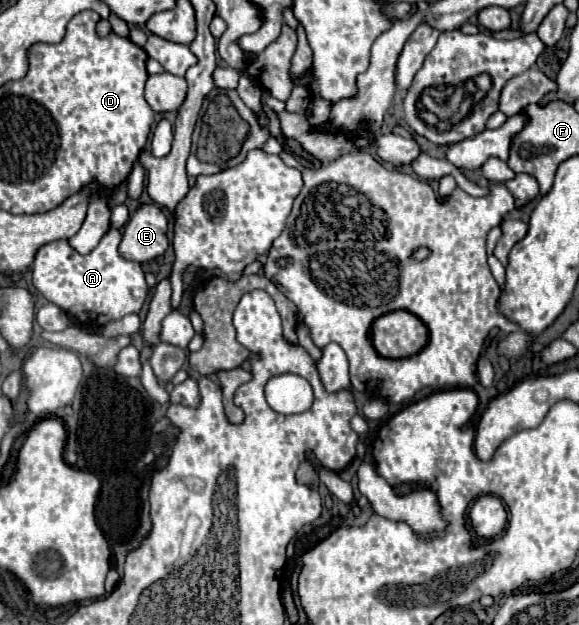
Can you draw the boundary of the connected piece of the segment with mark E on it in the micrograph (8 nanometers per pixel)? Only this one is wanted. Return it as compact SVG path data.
M157 204L141 206L127 222L119 244L125 260L149 262L169 248L169 220Z

